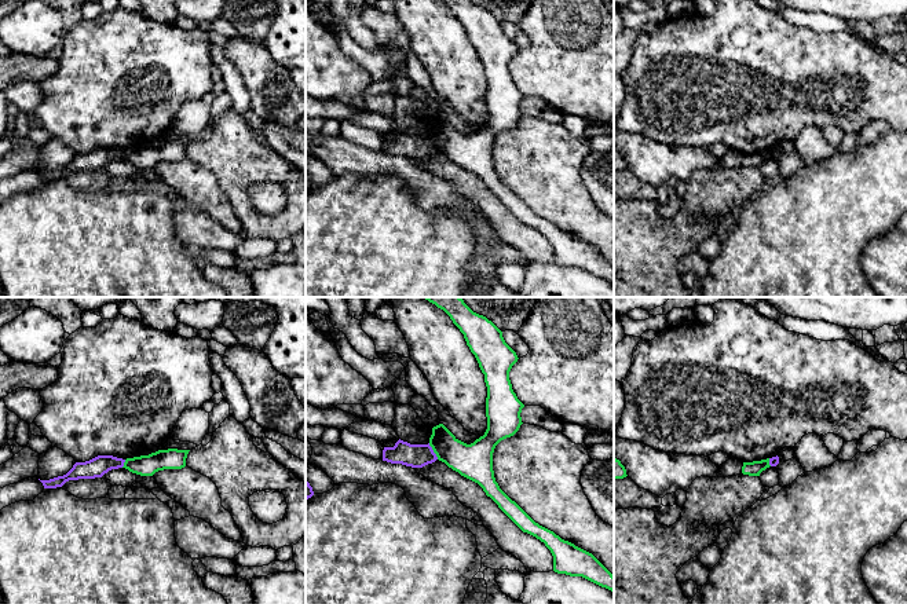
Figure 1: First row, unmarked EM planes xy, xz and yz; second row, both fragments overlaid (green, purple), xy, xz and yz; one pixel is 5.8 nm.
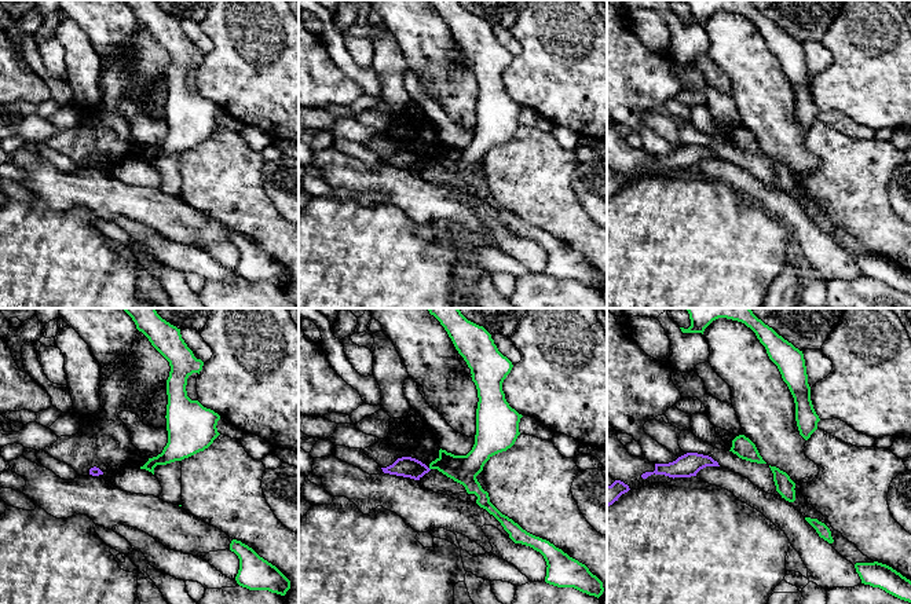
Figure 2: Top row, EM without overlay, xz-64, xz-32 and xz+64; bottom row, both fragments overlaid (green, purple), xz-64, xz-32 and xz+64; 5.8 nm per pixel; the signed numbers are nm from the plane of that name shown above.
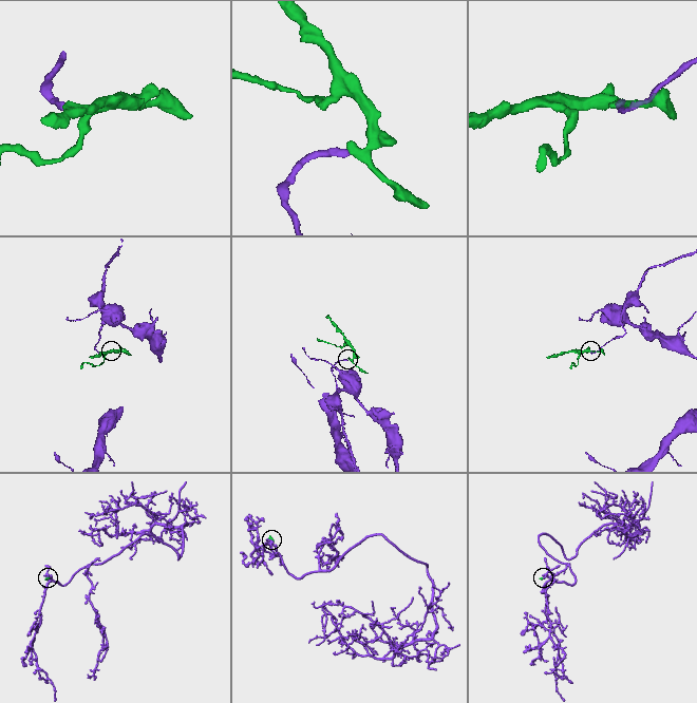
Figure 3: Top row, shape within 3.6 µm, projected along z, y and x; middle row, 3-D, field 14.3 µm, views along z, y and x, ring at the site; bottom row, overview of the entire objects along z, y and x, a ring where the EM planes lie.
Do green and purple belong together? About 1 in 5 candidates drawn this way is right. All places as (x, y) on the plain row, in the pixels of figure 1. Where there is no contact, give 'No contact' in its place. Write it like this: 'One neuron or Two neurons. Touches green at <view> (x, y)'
Two neurons. Touches green at xz (434, 143)

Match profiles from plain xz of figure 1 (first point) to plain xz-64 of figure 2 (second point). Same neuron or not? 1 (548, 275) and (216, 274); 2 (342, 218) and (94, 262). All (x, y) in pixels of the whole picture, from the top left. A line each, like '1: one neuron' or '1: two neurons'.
1: two neurons
2: one neuron

